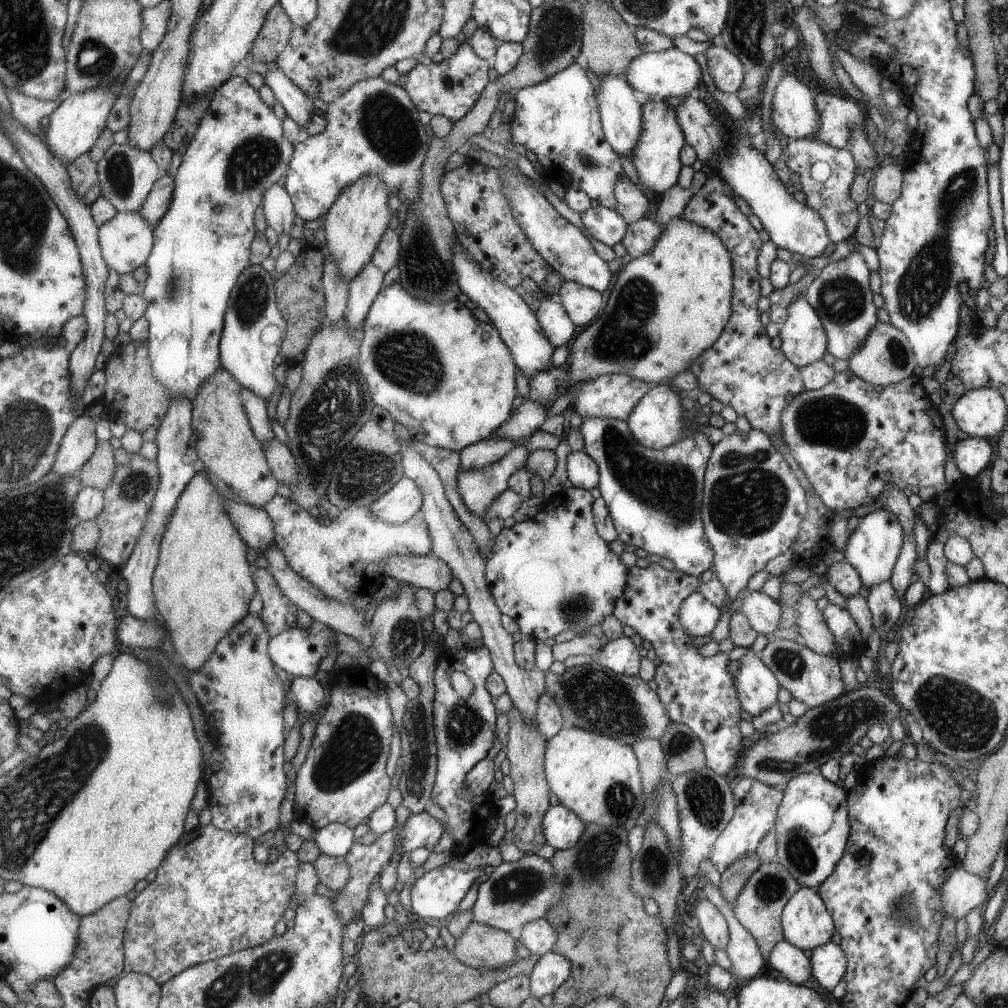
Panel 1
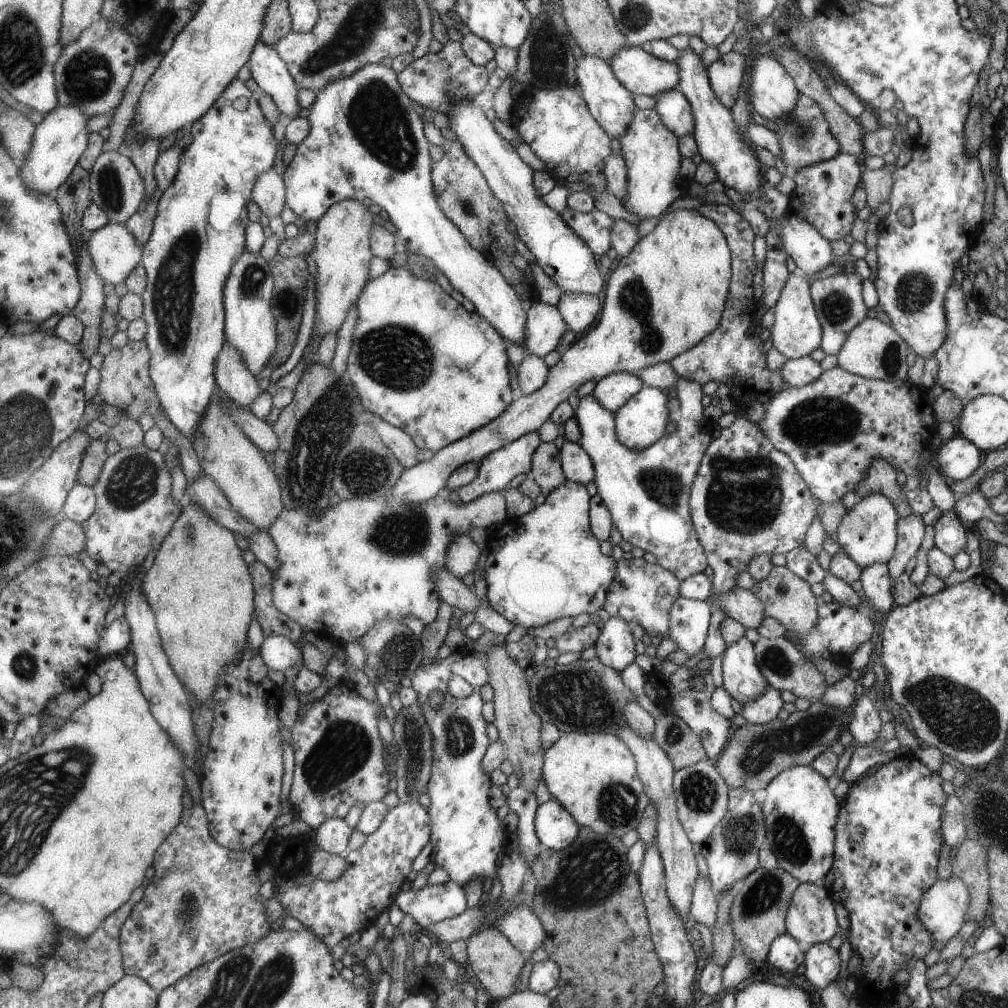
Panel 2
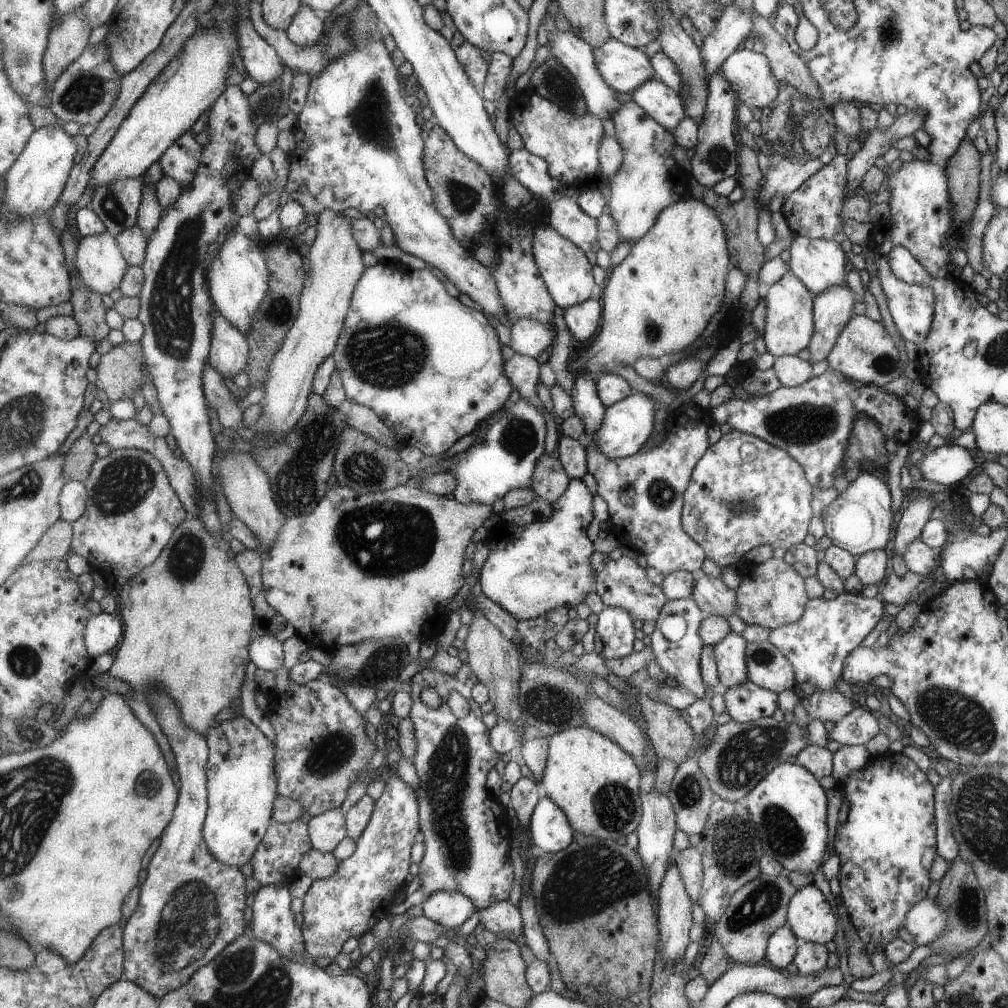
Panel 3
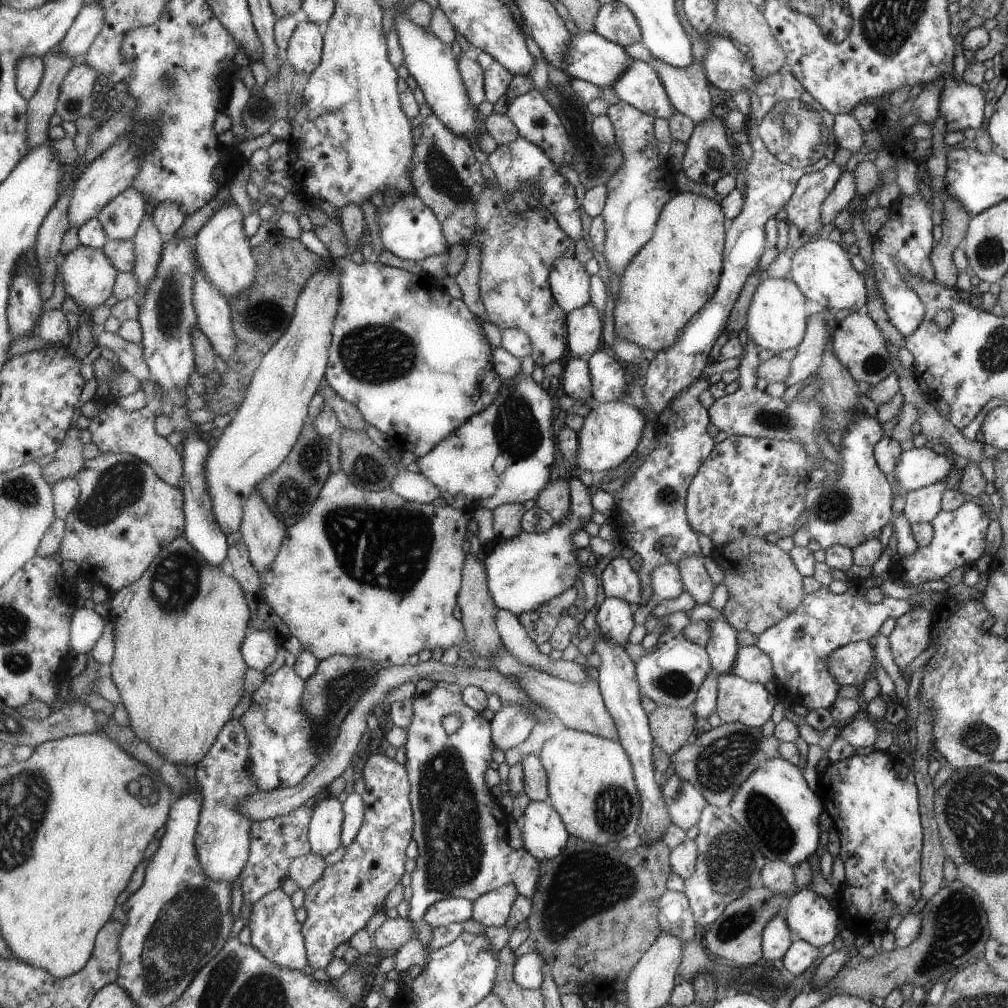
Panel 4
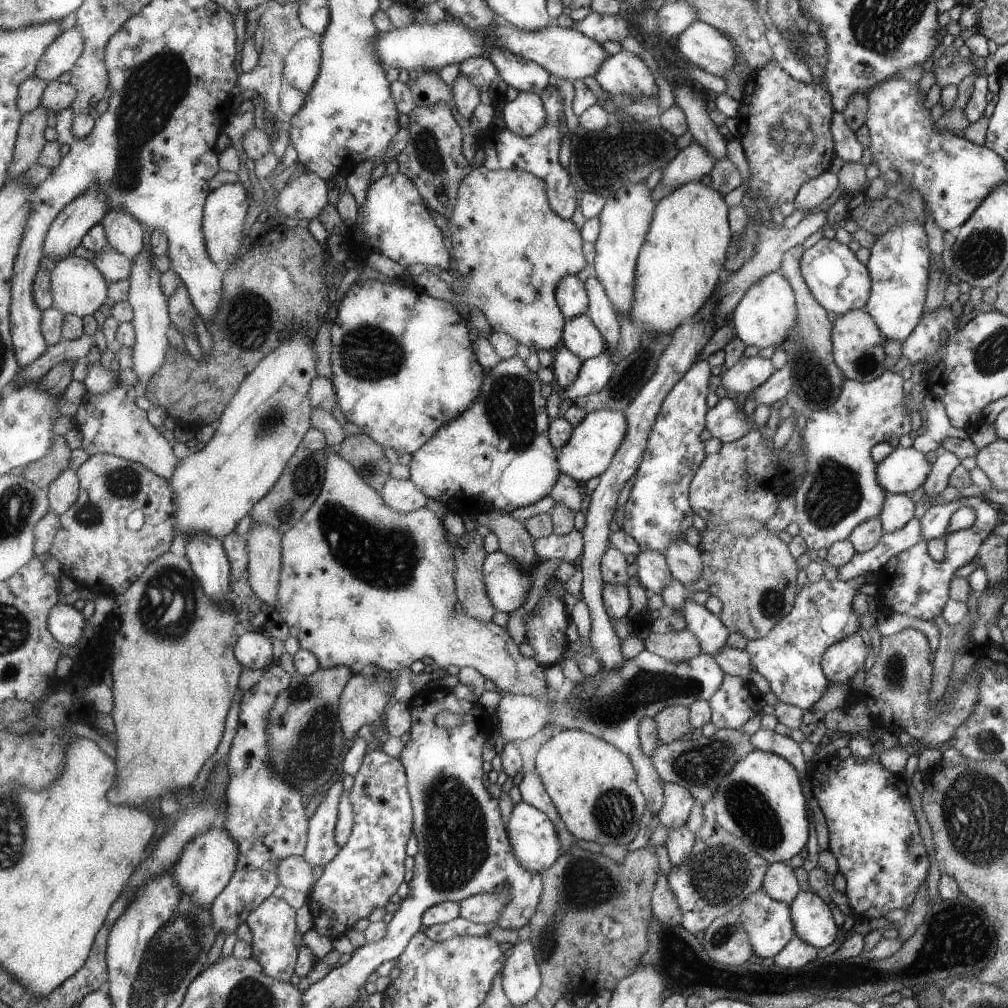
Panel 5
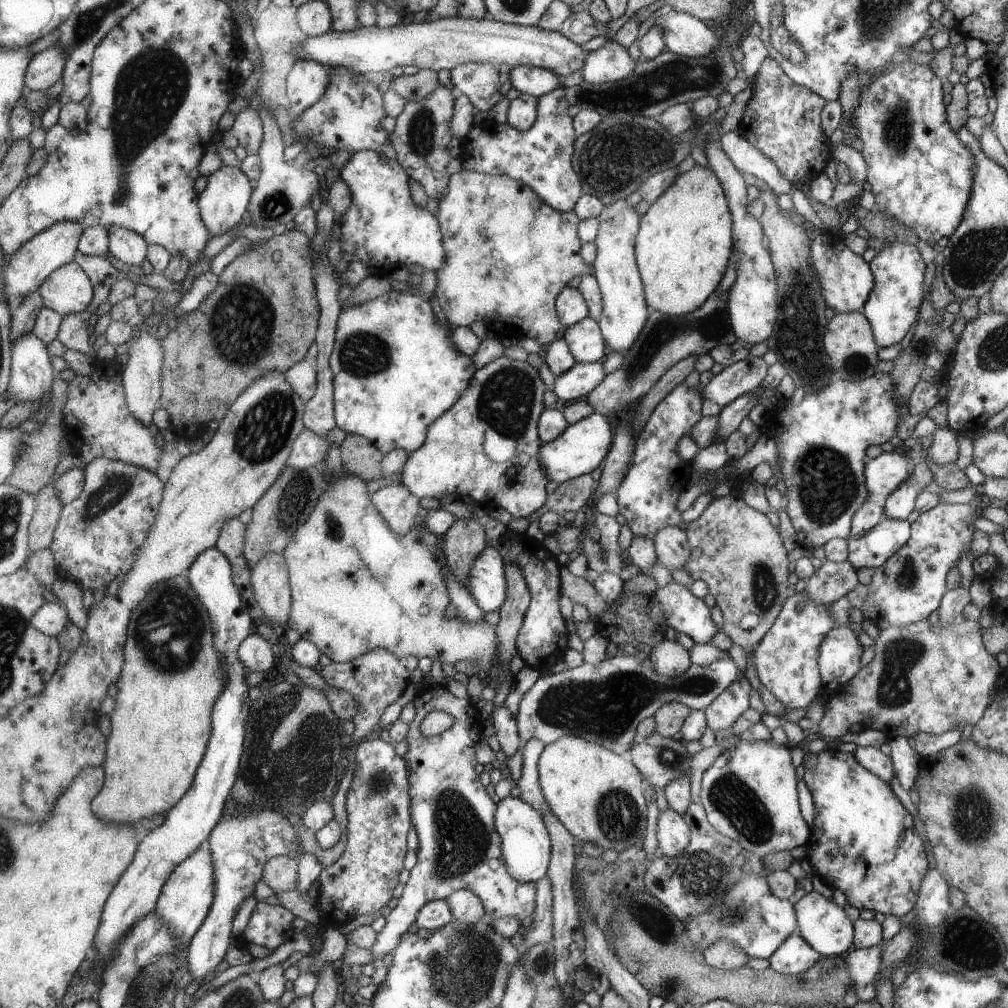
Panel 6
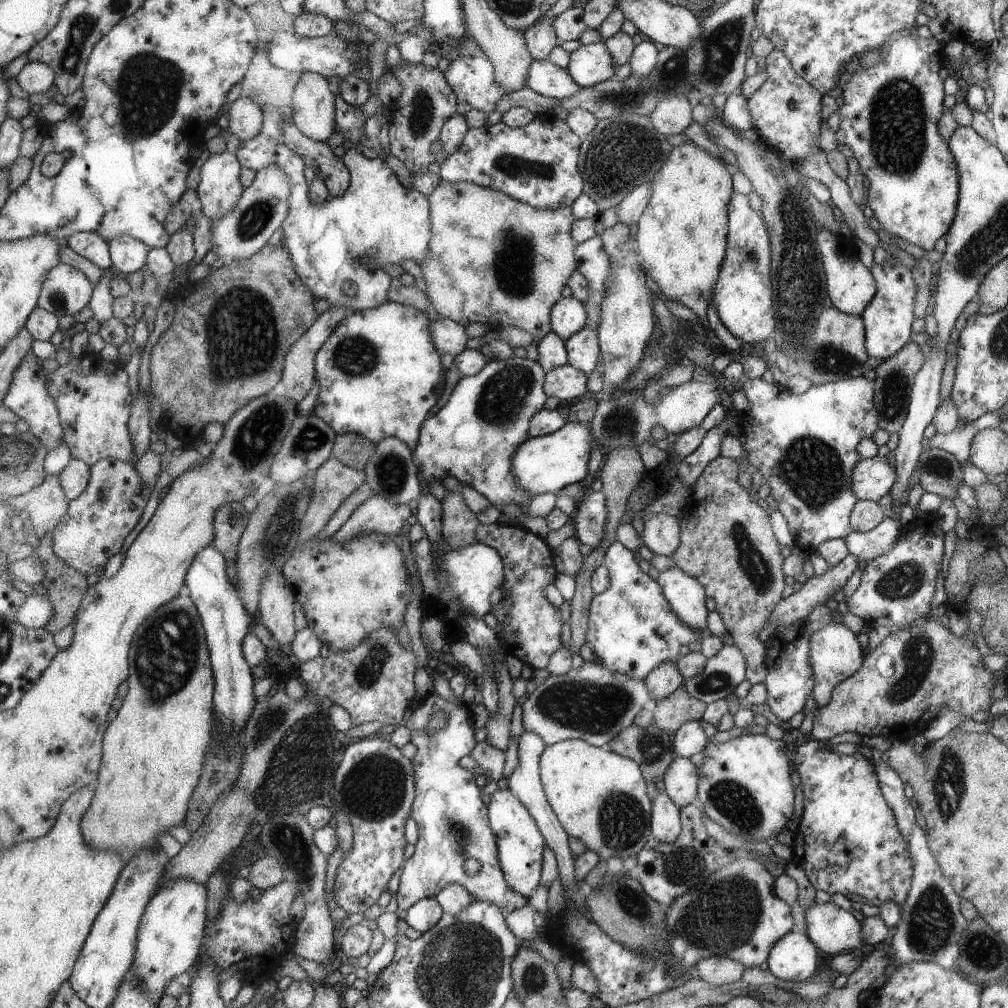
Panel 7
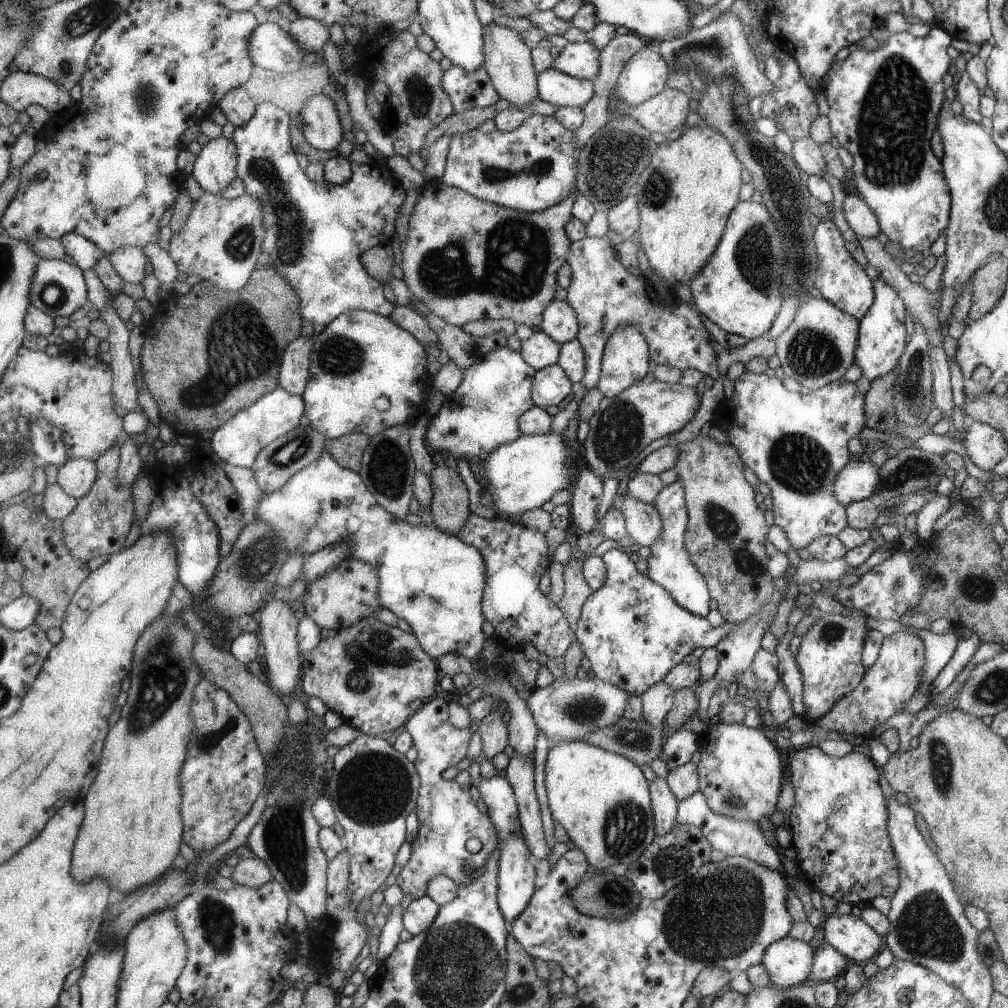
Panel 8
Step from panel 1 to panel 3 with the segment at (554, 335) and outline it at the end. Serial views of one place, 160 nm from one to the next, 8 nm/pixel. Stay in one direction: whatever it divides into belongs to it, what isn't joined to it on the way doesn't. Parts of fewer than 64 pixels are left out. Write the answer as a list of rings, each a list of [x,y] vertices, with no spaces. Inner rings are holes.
[[[521,318],[509,326],[508,346],[513,353],[537,358],[549,344],[552,344],[551,328],[543,322]]]

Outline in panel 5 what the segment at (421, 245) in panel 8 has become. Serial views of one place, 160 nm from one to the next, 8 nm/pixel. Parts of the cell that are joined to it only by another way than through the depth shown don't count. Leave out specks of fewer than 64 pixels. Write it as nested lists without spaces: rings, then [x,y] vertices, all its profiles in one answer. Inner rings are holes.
[[[481,165],[462,178],[458,200],[447,219],[455,262],[453,266],[461,274],[461,282],[454,278],[450,286],[455,296],[452,304],[459,312],[466,312],[466,316],[469,308],[478,308],[489,323],[491,332],[512,336],[519,344],[527,346],[530,352],[555,350],[561,344],[566,321],[554,290],[559,279],[579,272],[587,263],[581,253],[581,230],[575,228],[571,219],[562,219],[552,210],[546,190],[546,182],[527,171],[494,171]]]

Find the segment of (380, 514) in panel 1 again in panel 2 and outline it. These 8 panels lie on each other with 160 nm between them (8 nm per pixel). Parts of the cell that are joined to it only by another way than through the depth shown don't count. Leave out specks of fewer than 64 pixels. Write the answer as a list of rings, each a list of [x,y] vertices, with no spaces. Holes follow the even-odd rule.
[[[683,209],[683,210],[673,210],[669,213],[663,213],[658,217],[657,224],[651,230],[649,234],[640,238],[637,241],[637,244],[634,244],[634,247],[631,249],[631,252],[627,256],[621,257],[615,269],[608,274],[606,289],[603,294],[603,304],[602,304],[602,316],[599,317],[599,320],[595,323],[594,327],[591,327],[591,330],[587,331],[587,334],[578,336],[572,342],[572,345],[562,354],[559,361],[556,362],[552,367],[548,368],[548,373],[543,383],[543,386],[540,386],[535,392],[532,392],[528,395],[522,395],[513,402],[510,402],[510,405],[507,406],[501,414],[498,414],[497,417],[490,420],[484,427],[474,430],[473,433],[469,433],[466,437],[461,437],[458,441],[453,441],[450,445],[439,449],[437,452],[434,452],[434,457],[432,459],[420,460],[415,463],[411,468],[405,469],[402,472],[402,476],[398,478],[397,482],[394,484],[393,488],[385,495],[385,498],[390,499],[393,502],[398,503],[409,503],[412,505],[418,505],[419,503],[424,503],[429,501],[430,498],[433,498],[435,494],[443,494],[446,486],[446,478],[454,472],[458,466],[461,466],[463,463],[469,461],[479,461],[486,454],[497,450],[498,448],[509,445],[510,442],[517,440],[519,437],[522,437],[524,434],[531,433],[532,431],[537,431],[539,426],[545,422],[550,417],[550,414],[554,412],[554,409],[563,401],[567,400],[572,393],[577,391],[577,388],[581,386],[587,380],[594,378],[601,378],[607,376],[611,373],[631,373],[639,374],[639,371],[650,367],[651,365],[659,364],[662,362],[669,362],[672,358],[678,356],[678,354],[685,353],[686,350],[693,348],[698,344],[702,338],[707,337],[711,332],[713,332],[718,326],[719,316],[722,316],[723,304],[725,304],[725,296],[727,296],[727,286],[729,286],[729,248],[725,244],[725,235],[722,231],[719,230],[719,227],[708,218],[705,218],[703,215],[700,215],[697,211],[693,209]]]

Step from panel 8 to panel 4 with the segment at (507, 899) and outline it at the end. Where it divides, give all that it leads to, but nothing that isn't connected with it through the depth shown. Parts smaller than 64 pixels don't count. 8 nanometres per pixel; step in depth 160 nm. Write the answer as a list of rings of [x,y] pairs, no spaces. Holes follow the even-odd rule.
[[[529,801],[522,816],[523,824],[519,826],[522,848],[539,862],[557,856],[566,848],[570,834],[551,803]]]

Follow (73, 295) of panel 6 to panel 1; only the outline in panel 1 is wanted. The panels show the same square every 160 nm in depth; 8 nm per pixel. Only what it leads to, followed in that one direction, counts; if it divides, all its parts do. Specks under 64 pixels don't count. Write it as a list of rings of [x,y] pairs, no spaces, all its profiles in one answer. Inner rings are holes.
[[[119,211],[115,218],[100,226],[100,243],[109,268],[116,270],[121,276],[127,273],[134,273],[139,267],[148,262],[148,258],[154,249],[155,226],[153,226],[146,216],[139,211]]]

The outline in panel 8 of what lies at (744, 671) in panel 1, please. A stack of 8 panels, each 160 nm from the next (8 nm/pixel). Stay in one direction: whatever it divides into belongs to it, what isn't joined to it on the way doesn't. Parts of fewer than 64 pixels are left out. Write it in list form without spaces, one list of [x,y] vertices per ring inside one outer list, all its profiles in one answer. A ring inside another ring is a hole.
[[[677,477],[674,482],[663,485],[652,505],[662,518],[662,531],[660,537],[649,546],[650,556],[646,560],[648,565],[644,573],[659,583],[680,607],[695,616],[706,618],[707,613],[710,612],[707,607],[711,599],[709,587],[706,585],[706,579],[703,578],[702,573],[691,562],[690,555],[687,554],[683,544],[689,514],[686,509],[684,486],[681,479]]]

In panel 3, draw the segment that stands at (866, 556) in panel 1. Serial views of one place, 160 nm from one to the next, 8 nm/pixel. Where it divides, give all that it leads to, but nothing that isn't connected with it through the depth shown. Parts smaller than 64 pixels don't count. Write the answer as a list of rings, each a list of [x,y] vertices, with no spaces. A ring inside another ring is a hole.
[[[862,471],[845,490],[834,494],[837,498],[828,500],[827,506],[819,514],[823,534],[831,545],[849,552],[855,558],[867,553],[867,550],[887,549],[887,542],[891,538],[891,502],[887,486],[869,471]]]

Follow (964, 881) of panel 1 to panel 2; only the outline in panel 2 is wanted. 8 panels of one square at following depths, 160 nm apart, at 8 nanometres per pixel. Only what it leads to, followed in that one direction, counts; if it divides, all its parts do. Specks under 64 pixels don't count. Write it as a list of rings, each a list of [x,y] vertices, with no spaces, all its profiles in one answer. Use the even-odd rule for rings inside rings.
[[[950,876],[926,890],[917,913],[931,938],[945,943],[961,928],[968,902],[966,884]]]

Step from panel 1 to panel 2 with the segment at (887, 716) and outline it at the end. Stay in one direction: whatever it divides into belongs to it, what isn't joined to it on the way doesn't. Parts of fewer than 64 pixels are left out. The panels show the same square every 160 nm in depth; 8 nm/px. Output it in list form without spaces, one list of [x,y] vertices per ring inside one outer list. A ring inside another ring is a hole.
[[[811,701],[803,711],[794,711],[786,720],[773,719],[768,723],[746,723],[736,727],[720,756],[713,761],[718,773],[732,788],[741,787],[748,791],[765,788],[782,770],[797,765],[809,765],[818,754],[829,749],[831,742],[838,739],[839,731],[850,724],[855,702],[847,709],[833,708]]]

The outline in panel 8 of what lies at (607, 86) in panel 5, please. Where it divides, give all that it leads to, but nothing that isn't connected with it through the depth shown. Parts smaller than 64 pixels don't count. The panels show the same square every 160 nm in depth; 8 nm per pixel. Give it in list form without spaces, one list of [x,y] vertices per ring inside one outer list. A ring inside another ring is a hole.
[[[589,41],[567,43],[552,61],[554,69],[578,79],[593,80],[600,66],[600,51]]]

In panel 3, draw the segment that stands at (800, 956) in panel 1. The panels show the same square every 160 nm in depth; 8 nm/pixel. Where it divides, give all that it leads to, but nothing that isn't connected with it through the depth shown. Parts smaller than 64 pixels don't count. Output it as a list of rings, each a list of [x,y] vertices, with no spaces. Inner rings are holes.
[[[784,923],[779,926],[775,933],[771,934],[769,941],[766,943],[766,959],[770,967],[784,970],[787,964],[791,963],[798,950],[798,940],[794,936],[794,932]]]

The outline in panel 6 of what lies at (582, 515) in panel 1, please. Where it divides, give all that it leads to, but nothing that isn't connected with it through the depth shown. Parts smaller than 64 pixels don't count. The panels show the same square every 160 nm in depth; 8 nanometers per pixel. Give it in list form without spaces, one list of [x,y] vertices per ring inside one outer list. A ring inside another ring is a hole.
[[[487,545],[468,573],[467,590],[484,612],[499,609],[506,598],[505,562],[498,550]]]

